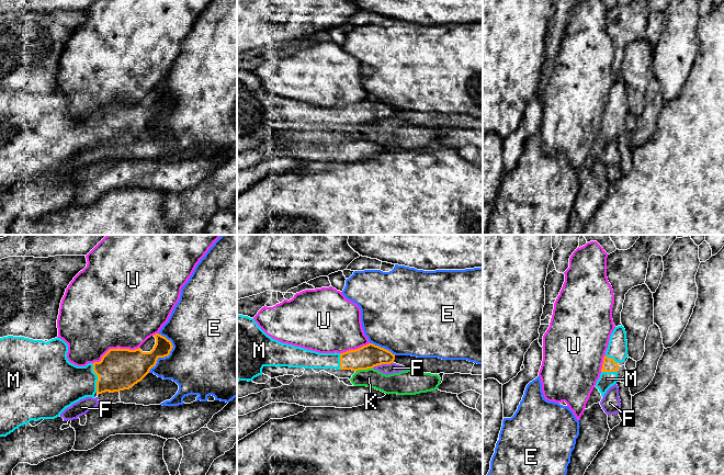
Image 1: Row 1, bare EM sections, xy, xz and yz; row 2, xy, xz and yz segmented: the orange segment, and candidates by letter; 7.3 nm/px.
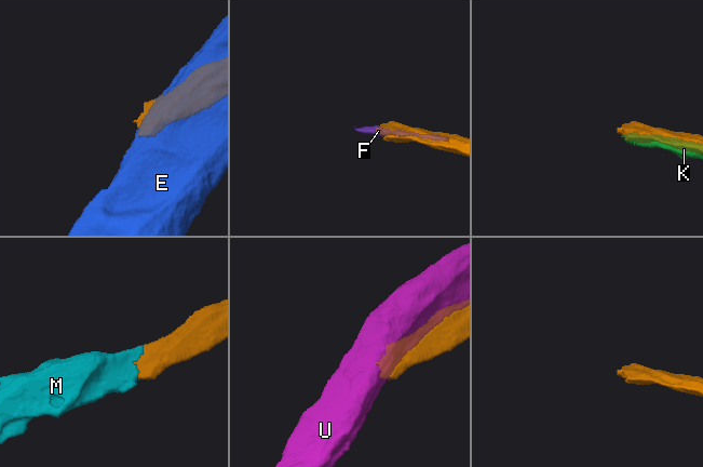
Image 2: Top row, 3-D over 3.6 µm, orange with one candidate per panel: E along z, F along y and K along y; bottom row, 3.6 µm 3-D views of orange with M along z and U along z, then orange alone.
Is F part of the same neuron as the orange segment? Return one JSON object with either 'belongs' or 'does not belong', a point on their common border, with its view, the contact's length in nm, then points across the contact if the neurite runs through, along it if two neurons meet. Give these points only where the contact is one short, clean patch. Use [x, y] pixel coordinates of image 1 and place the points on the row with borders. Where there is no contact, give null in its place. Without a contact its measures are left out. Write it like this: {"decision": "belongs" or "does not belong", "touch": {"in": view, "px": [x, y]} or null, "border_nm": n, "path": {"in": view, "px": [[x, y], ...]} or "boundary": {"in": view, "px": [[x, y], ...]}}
{"decision": "does not belong", "touch": {"in": "xz", "px": [382, 363]}, "border_nm": 170}

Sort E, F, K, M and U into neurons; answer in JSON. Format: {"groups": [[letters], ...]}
{"groups": [["E"], ["F"], ["K"], ["M"], ["U"]]}

